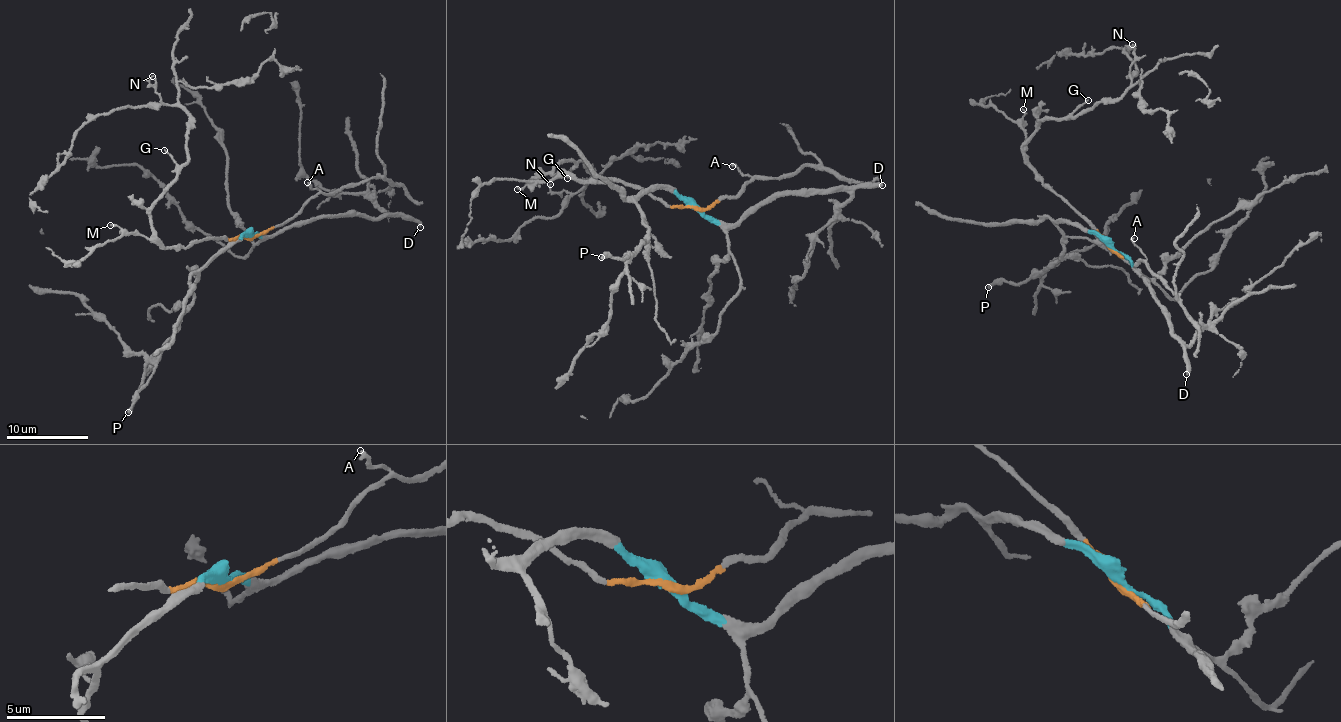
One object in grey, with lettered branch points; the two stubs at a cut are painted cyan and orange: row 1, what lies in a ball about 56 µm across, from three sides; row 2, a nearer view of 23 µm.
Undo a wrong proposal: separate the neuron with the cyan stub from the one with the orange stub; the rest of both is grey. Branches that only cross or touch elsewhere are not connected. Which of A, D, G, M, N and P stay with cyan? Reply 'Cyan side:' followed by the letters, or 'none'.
Cyan side: D, P

